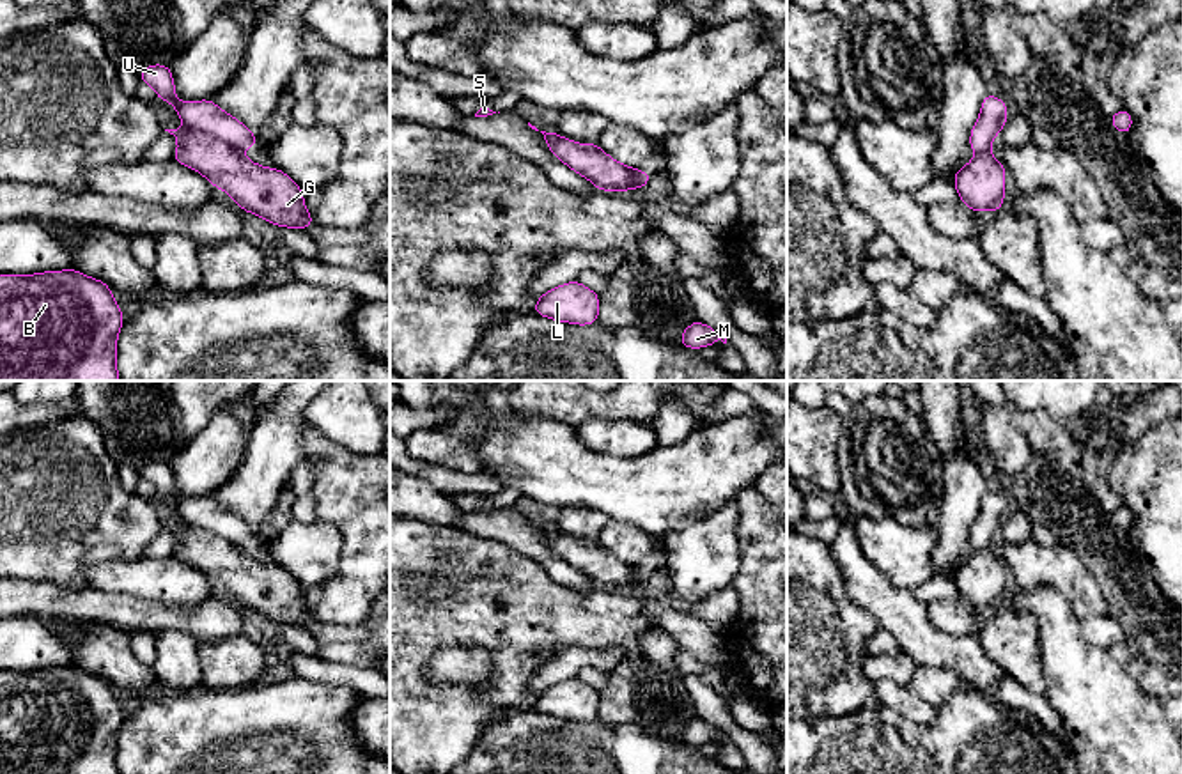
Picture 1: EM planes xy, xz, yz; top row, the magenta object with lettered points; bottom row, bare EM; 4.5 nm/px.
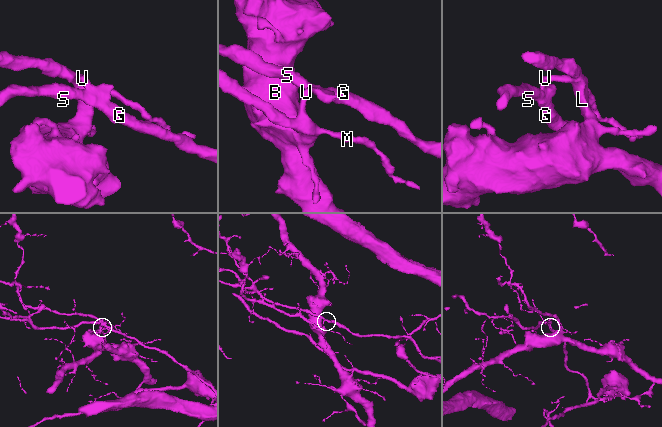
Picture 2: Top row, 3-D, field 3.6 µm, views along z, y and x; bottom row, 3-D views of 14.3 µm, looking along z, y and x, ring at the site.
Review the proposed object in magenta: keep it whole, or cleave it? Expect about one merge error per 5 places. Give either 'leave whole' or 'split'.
leave whole

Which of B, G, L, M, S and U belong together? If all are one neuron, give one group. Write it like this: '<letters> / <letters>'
B G L M S U

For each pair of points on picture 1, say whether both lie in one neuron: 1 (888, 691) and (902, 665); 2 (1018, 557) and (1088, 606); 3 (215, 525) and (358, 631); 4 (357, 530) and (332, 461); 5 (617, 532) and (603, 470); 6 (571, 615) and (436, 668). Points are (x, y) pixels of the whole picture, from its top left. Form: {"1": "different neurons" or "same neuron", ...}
{"1": "different neurons", "2": "same neuron", "3": "same neuron", "4": "same neuron", "5": "different neurons", "6": "different neurons"}

